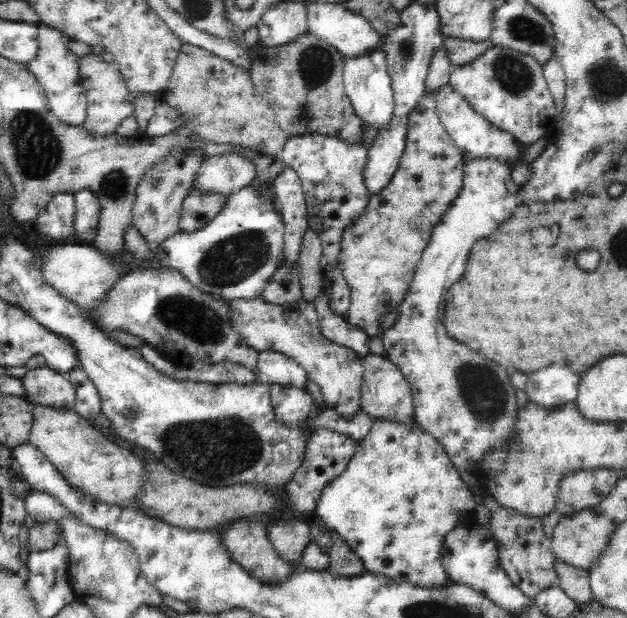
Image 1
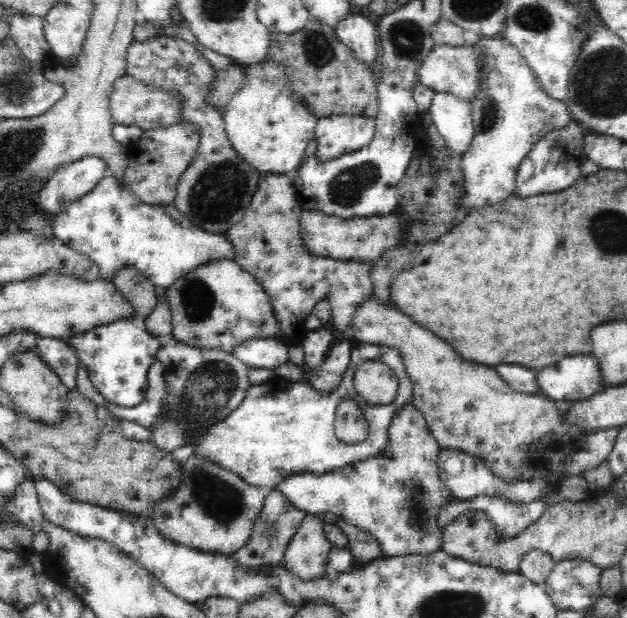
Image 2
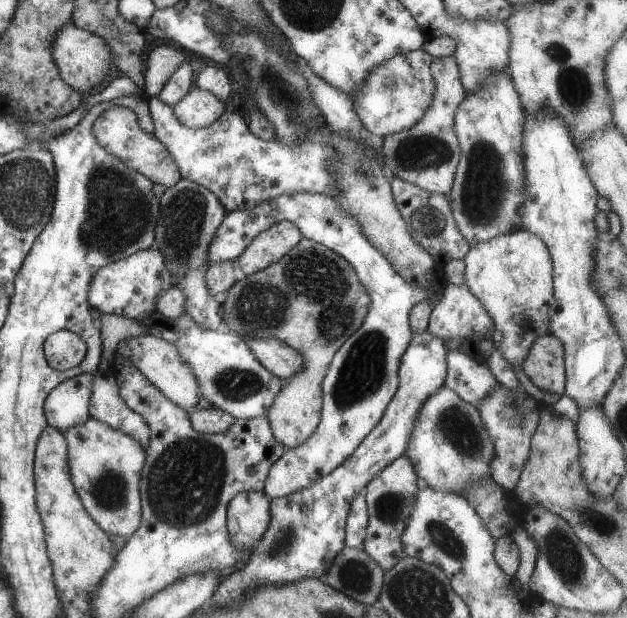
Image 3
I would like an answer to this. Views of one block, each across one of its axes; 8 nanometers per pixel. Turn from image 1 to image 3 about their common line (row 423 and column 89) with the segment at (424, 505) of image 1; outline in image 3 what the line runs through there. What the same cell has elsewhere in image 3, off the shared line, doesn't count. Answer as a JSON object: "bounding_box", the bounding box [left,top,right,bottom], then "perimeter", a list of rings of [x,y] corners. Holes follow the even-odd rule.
{"bounding_box":[43,372,93,434],"perimeter":[[[85,372],[53,387],[46,394],[43,414],[47,425],[61,434],[75,424],[83,424],[90,417],[89,397],[93,388],[93,372]]]}

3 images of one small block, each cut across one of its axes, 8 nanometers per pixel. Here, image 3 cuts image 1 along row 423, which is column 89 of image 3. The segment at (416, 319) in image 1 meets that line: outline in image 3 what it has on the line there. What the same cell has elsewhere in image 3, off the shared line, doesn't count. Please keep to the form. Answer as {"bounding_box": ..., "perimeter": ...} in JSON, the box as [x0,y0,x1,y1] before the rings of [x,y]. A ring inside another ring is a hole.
{"bounding_box":[62,416,145,536],"perimeter":[[[91,416],[62,435],[67,442],[69,476],[85,512],[107,535],[131,536],[141,522],[138,484],[145,458],[143,446]]]}

